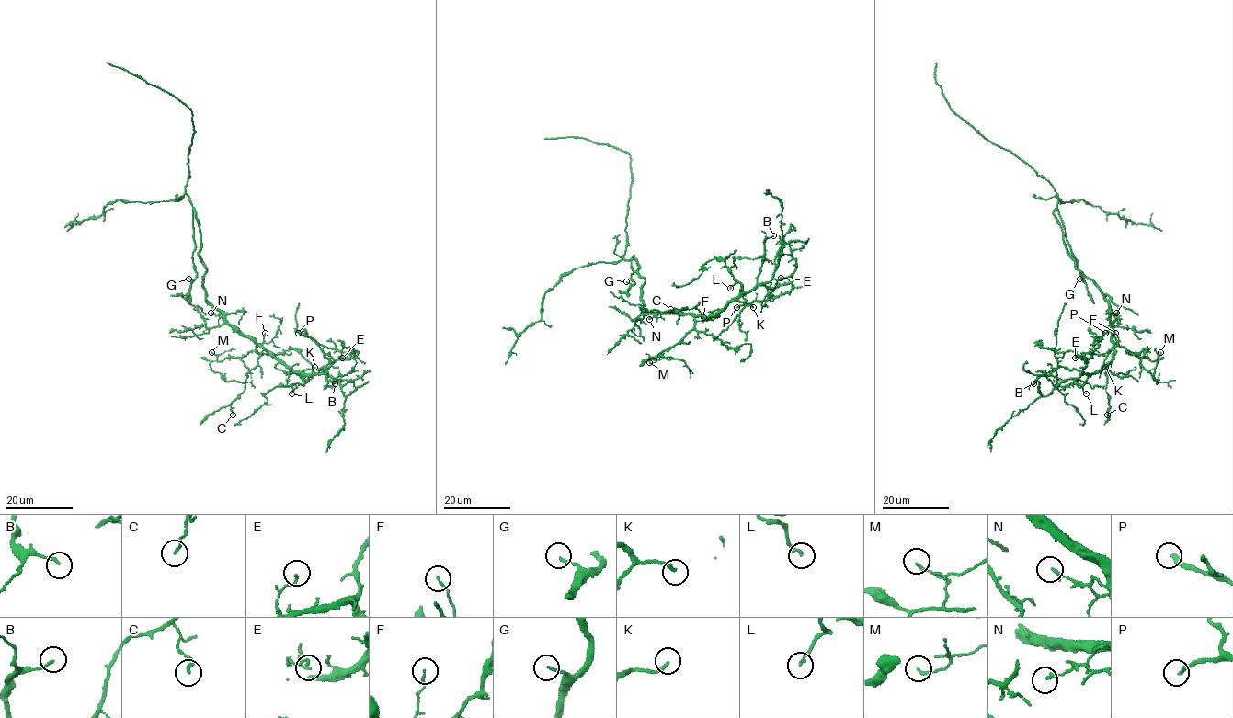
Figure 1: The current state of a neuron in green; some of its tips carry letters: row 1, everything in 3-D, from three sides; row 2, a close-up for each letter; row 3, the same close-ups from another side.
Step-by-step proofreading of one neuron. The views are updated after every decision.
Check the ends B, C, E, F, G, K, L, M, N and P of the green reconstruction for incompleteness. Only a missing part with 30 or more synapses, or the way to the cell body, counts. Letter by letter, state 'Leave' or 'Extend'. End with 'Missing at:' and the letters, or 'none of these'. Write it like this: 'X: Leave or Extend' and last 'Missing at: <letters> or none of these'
B: Leave
C: Leave
E: Leave
F: Leave
G: Leave
K: Extend
L: Leave
M: Leave
N: Leave
P: Extend
Missing at: K, P

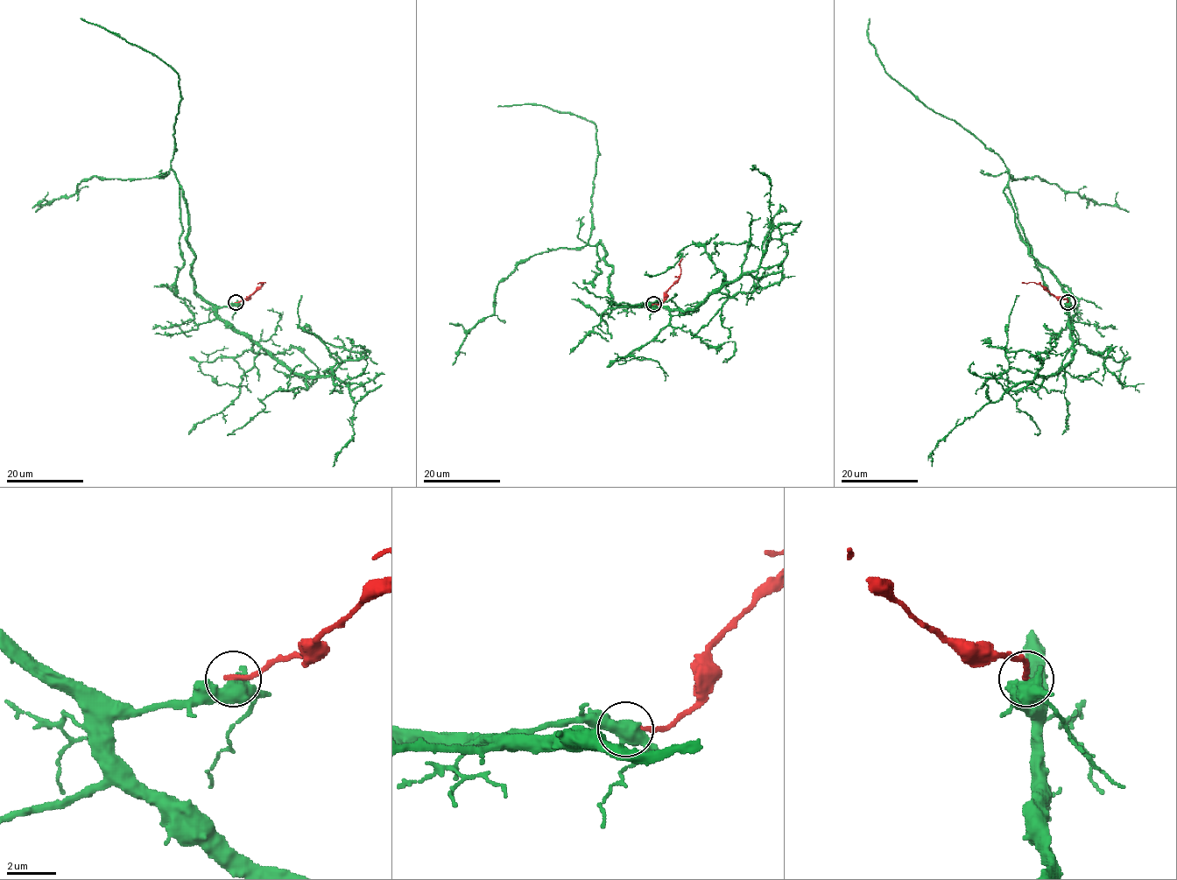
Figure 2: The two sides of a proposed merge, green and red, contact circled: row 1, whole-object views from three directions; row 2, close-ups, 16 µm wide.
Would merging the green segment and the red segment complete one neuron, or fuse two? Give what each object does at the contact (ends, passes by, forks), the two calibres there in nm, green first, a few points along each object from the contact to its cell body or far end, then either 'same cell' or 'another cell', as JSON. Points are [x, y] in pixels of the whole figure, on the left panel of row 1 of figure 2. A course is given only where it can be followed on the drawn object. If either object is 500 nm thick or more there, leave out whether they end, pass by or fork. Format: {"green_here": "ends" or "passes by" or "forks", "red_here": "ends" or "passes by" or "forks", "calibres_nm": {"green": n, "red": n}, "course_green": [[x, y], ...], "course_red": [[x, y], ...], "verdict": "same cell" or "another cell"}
{"calibres_nm": {"green": 550, "red": 240}, "course_green": [[236, 303], [213, 306], [194, 290], [188, 210], [171, 161], [181, 100], [179, 75], [158, 58], [81, 18]], "course_red": [[236, 302], [245, 299], [265, 283]], "verdict": "another cell"}

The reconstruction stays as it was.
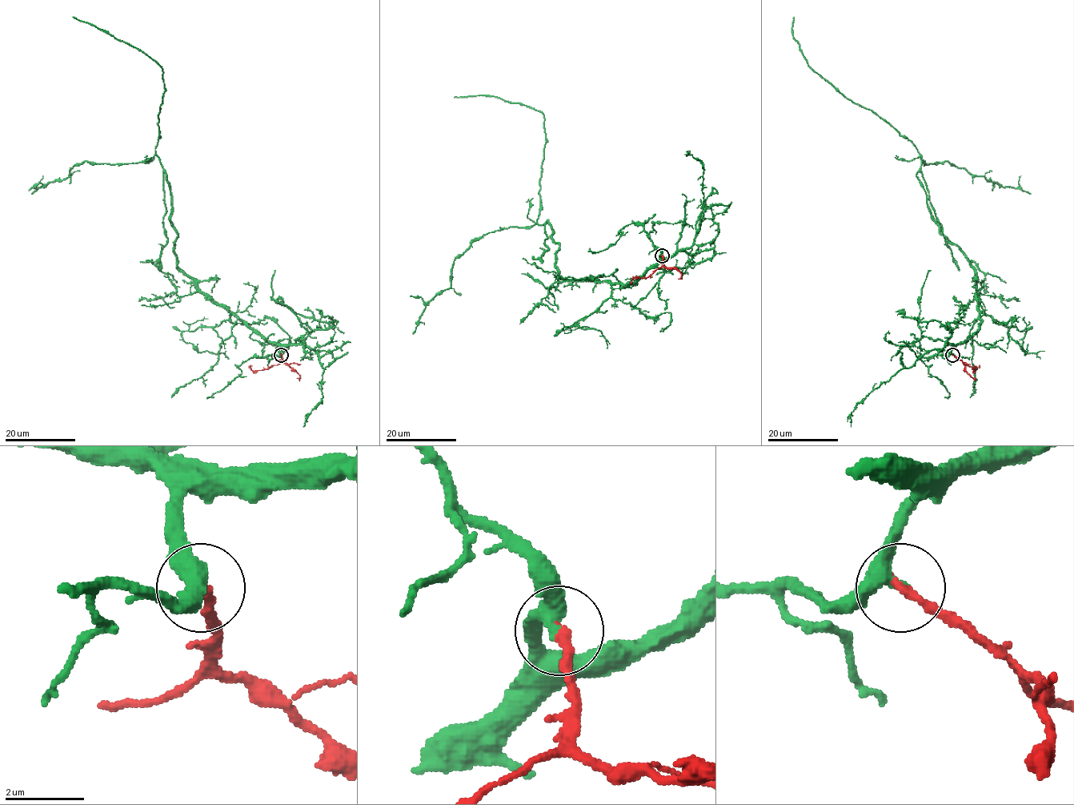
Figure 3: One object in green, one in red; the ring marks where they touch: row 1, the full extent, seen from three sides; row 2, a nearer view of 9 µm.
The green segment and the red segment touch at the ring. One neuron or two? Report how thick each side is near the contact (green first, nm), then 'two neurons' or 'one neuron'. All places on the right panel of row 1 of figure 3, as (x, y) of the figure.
360/240 nm | one neuron

